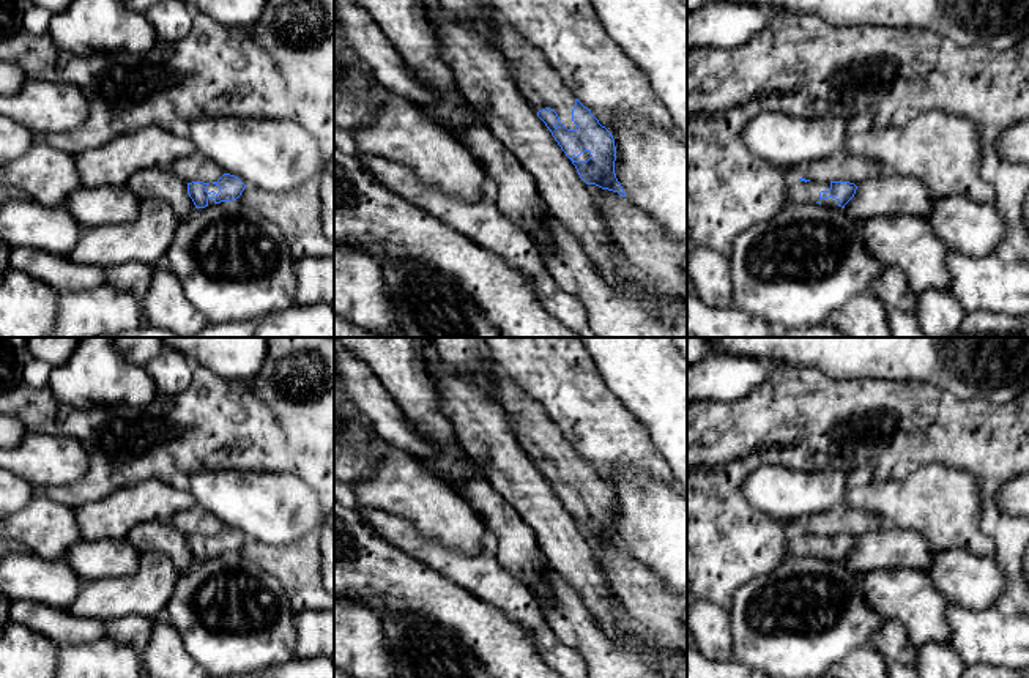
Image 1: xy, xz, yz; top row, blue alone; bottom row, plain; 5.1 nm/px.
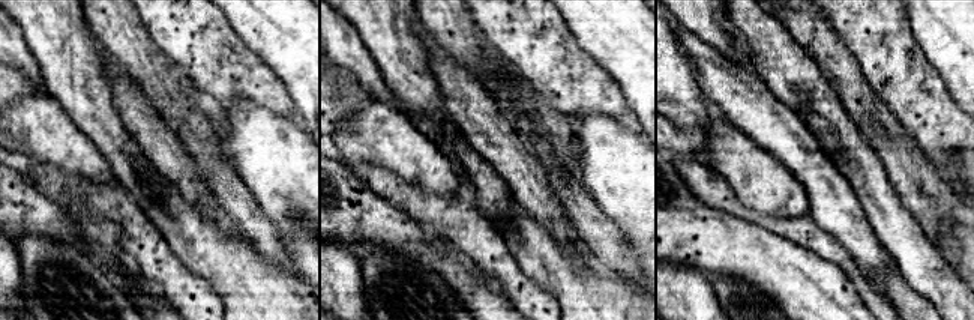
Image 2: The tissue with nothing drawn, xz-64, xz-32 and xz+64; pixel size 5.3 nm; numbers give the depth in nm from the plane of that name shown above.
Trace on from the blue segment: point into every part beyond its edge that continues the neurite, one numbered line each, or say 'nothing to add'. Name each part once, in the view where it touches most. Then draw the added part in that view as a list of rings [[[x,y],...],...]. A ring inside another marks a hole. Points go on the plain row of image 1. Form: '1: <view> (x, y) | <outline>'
1: xz (538, 435) | [[[490,359],[490,377],[496,385],[498,404],[506,410],[512,430],[536,465],[550,460],[567,482],[575,482],[572,462],[575,451],[550,419],[545,408],[526,394],[495,361]]]

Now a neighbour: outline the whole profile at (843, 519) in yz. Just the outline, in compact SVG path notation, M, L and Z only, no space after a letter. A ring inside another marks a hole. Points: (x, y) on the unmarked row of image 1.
M841 503L827 512L788 520L785 525L789 533L805 531L818 536L849 535L859 538L879 530L886 522L870 511Z

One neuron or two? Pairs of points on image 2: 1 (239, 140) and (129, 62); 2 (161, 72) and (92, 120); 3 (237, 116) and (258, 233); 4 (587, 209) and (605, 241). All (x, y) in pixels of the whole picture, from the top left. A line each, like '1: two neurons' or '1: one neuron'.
1: two neurons
2: two neurons
3: two neurons
4: one neuron

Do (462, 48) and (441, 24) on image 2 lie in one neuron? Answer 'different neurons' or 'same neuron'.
same neuron

